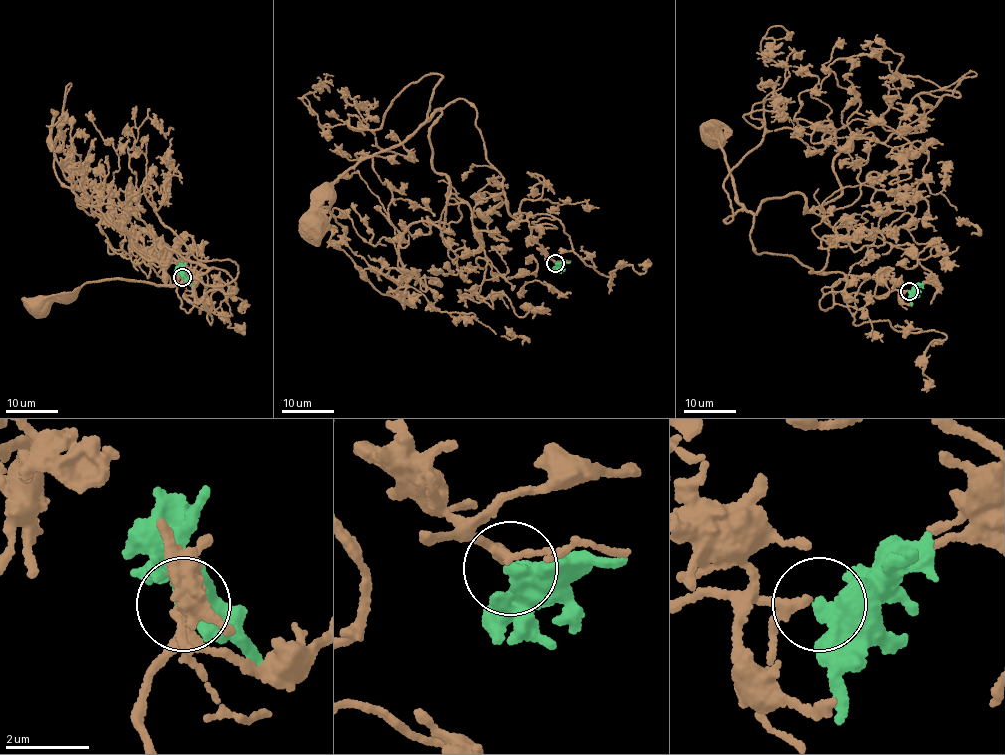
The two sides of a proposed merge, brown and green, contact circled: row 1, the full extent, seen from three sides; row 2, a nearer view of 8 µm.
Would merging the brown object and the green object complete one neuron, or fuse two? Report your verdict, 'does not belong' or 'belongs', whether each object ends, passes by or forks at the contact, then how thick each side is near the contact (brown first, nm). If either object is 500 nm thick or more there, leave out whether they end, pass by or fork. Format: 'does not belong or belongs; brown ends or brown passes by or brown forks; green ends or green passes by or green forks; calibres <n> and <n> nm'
belongs; calibres 200 and 550 nm

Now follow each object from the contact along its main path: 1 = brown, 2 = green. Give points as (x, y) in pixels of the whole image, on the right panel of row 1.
1: (908, 291), (844, 295), (840, 272), (817, 275), (791, 256), (755, 251), (753, 214), (734, 199), (708, 136)
2: (909, 290), (923, 283)

